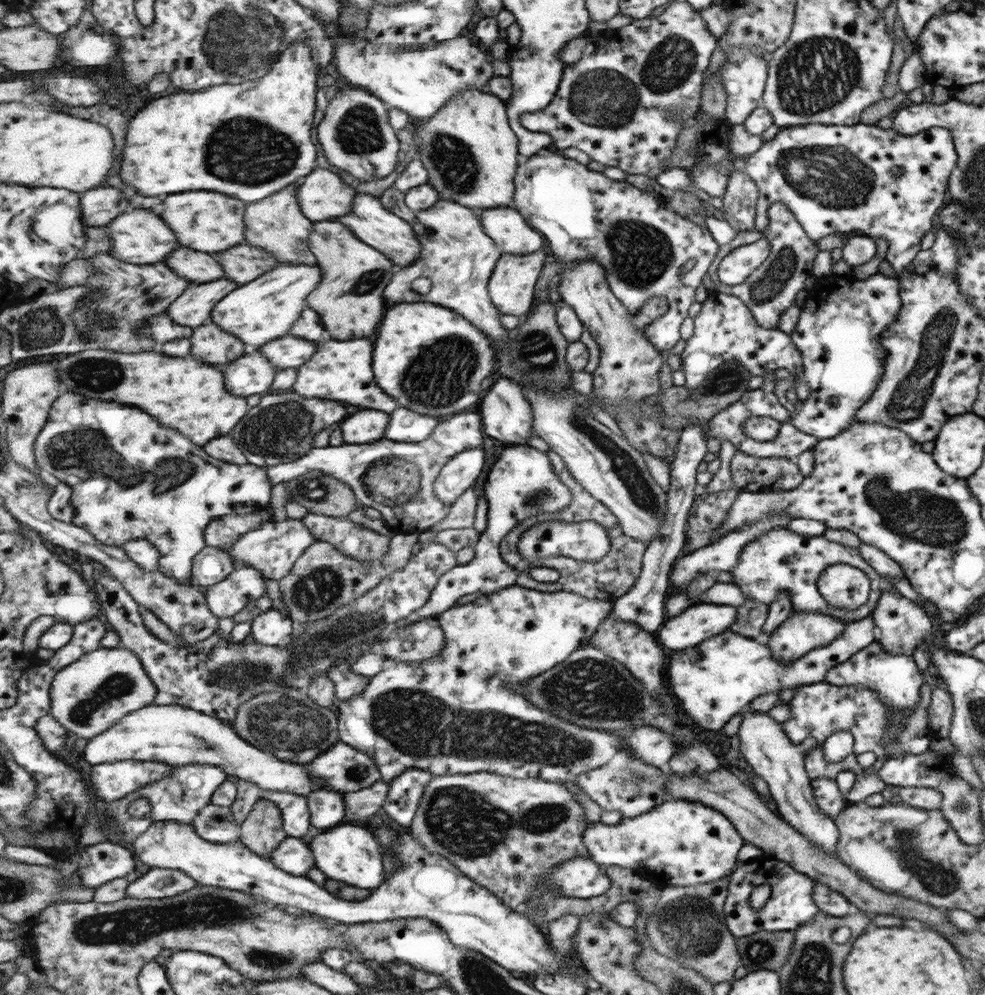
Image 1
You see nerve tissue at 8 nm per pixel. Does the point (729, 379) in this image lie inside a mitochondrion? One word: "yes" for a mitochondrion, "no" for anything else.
yes

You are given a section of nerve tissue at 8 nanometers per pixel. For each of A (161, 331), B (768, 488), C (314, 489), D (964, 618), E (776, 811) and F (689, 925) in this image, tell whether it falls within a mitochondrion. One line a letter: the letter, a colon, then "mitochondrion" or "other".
A: other
B: other
C: mitochondrion
D: other
E: other
F: mitochondrion

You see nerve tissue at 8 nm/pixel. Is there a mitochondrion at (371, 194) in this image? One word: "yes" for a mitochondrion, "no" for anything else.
no

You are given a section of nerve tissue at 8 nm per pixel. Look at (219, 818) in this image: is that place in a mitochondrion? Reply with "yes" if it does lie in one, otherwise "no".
no

